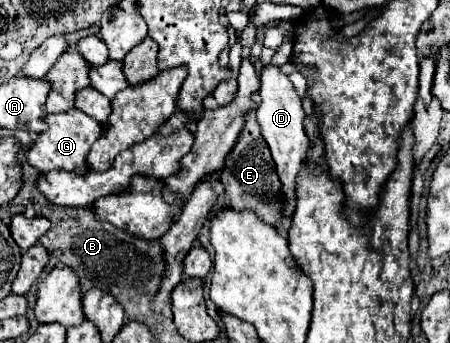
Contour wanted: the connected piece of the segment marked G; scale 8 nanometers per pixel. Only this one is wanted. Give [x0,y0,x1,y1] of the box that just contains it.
[25,108,101,174]

